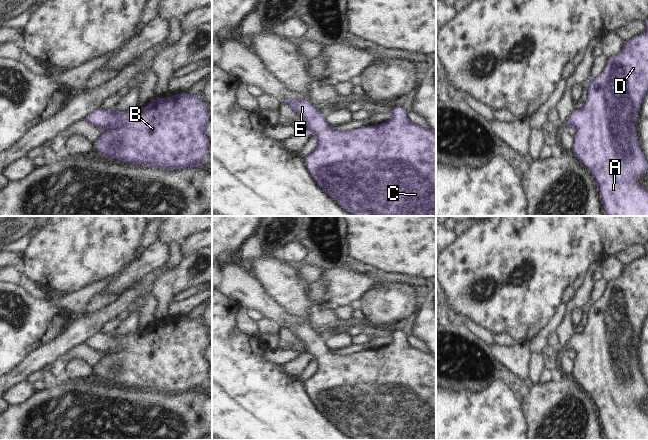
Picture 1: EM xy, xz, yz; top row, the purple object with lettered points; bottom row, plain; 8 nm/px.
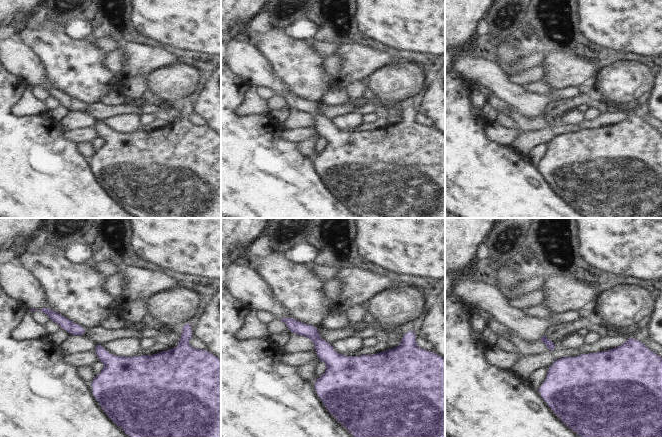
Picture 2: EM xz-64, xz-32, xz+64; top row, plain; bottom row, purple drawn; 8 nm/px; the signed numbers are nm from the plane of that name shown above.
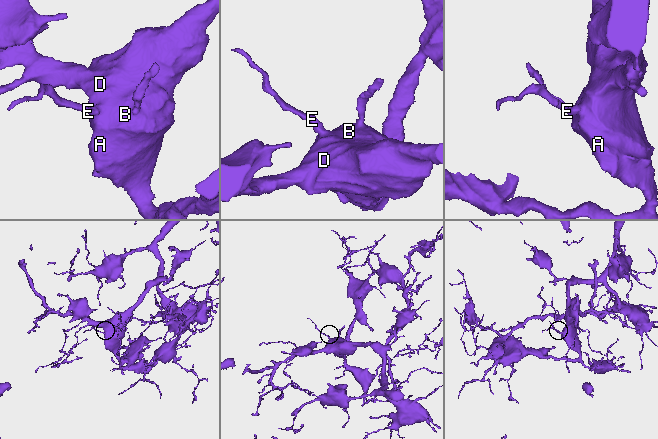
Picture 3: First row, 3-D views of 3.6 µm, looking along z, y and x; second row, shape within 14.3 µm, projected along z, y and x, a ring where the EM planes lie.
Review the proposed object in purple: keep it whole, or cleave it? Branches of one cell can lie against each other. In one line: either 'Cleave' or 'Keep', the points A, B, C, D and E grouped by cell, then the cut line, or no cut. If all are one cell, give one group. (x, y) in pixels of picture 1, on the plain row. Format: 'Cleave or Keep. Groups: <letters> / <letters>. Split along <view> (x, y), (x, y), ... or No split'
Keep. Groups: A B C D E. No split

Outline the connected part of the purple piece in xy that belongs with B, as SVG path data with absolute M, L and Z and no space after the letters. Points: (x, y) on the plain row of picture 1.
M179 317L171 322L156 321L145 333L136 332L128 336L112 336L109 333L97 333L83 345L93 351L103 351L104 358L97 364L95 374L111 383L135 389L151 389L160 393L183 393L185 391L201 391L206 384L211 365L204 356L210 347L210 340L204 327L200 324L200 317L188 319Z

